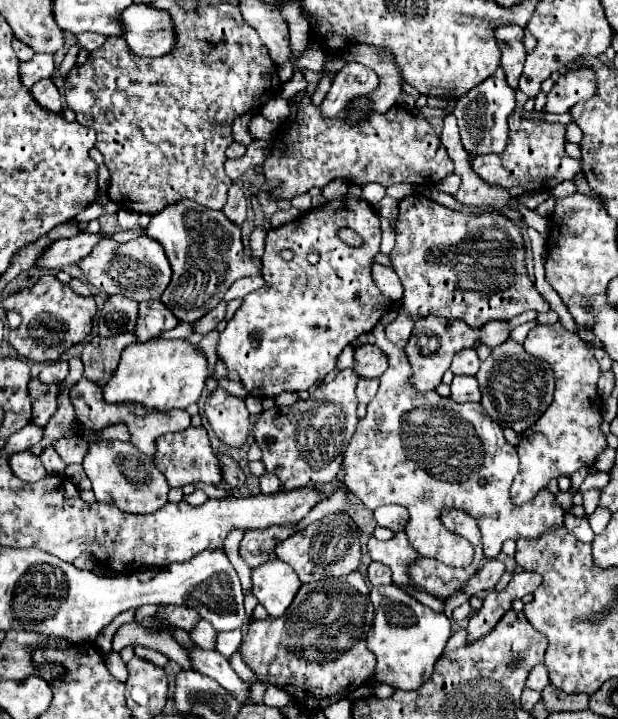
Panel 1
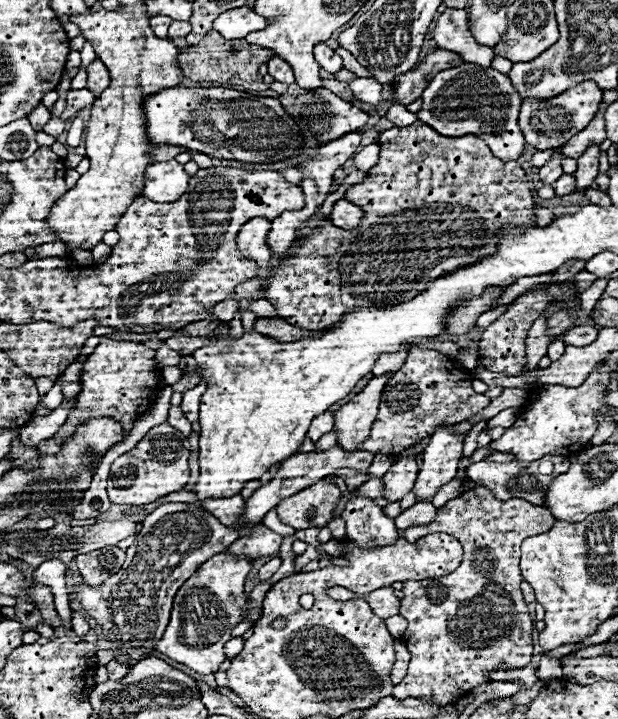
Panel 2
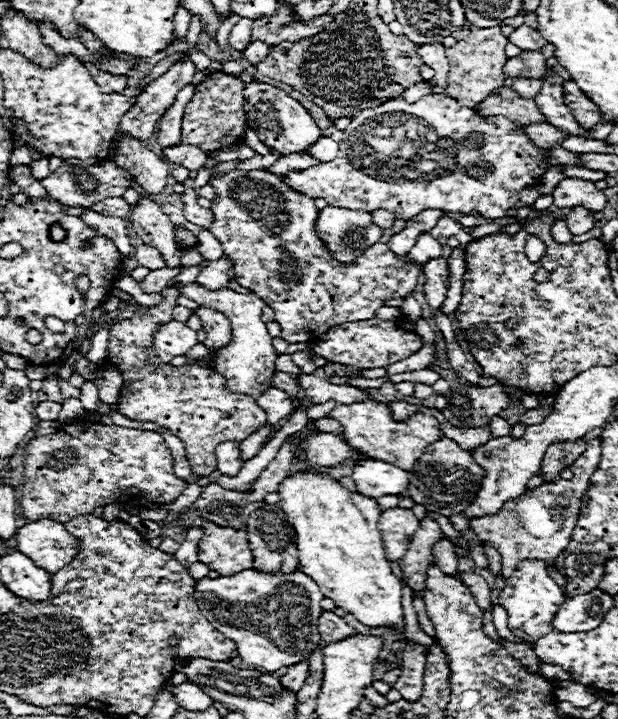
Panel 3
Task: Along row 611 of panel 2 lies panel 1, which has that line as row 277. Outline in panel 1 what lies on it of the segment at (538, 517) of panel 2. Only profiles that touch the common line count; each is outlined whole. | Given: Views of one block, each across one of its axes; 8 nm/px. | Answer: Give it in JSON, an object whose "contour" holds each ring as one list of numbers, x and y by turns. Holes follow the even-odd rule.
{"contour":[[412,194,400,200,400,214,394,224,396,246,390,252,390,264,404,286,402,308,410,316,446,316,464,320,474,330,480,330,492,320,510,320,522,312,548,312,550,304,538,294,524,266,526,248,520,228,498,214,462,214,450,210,424,194]]}

